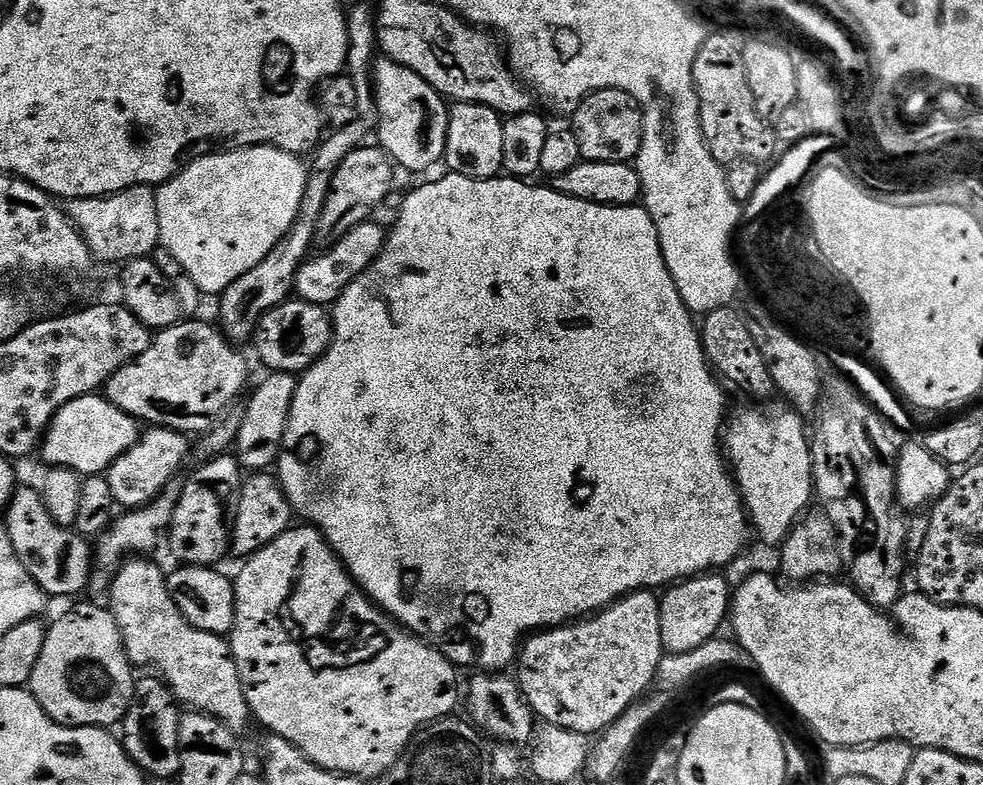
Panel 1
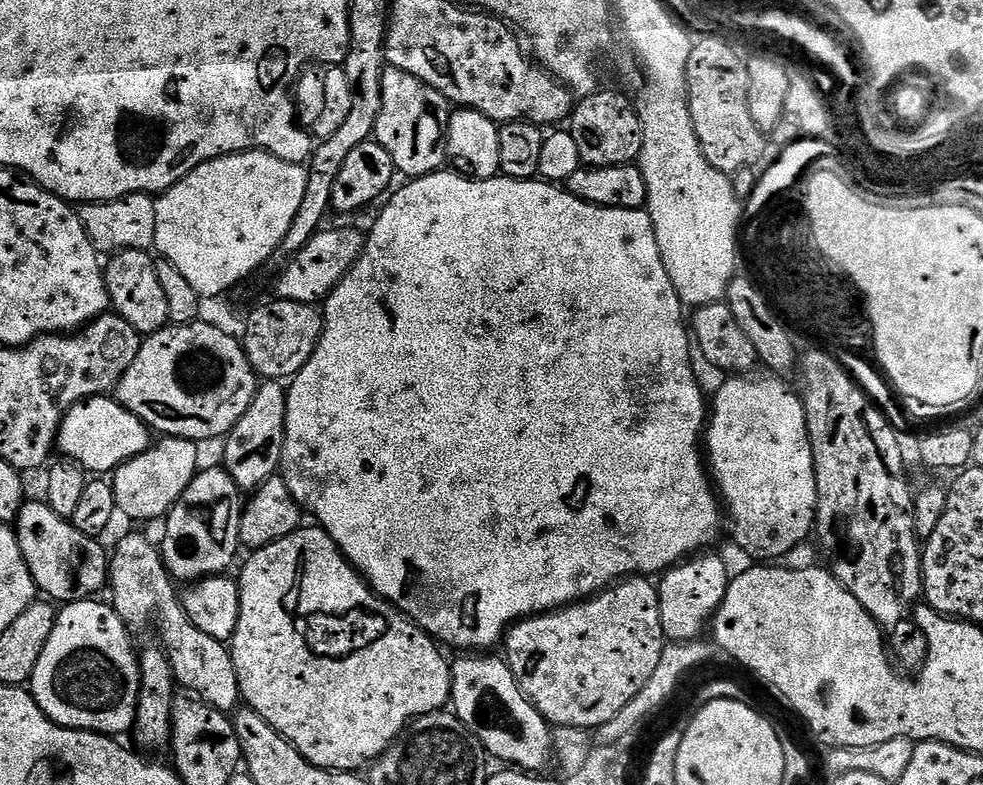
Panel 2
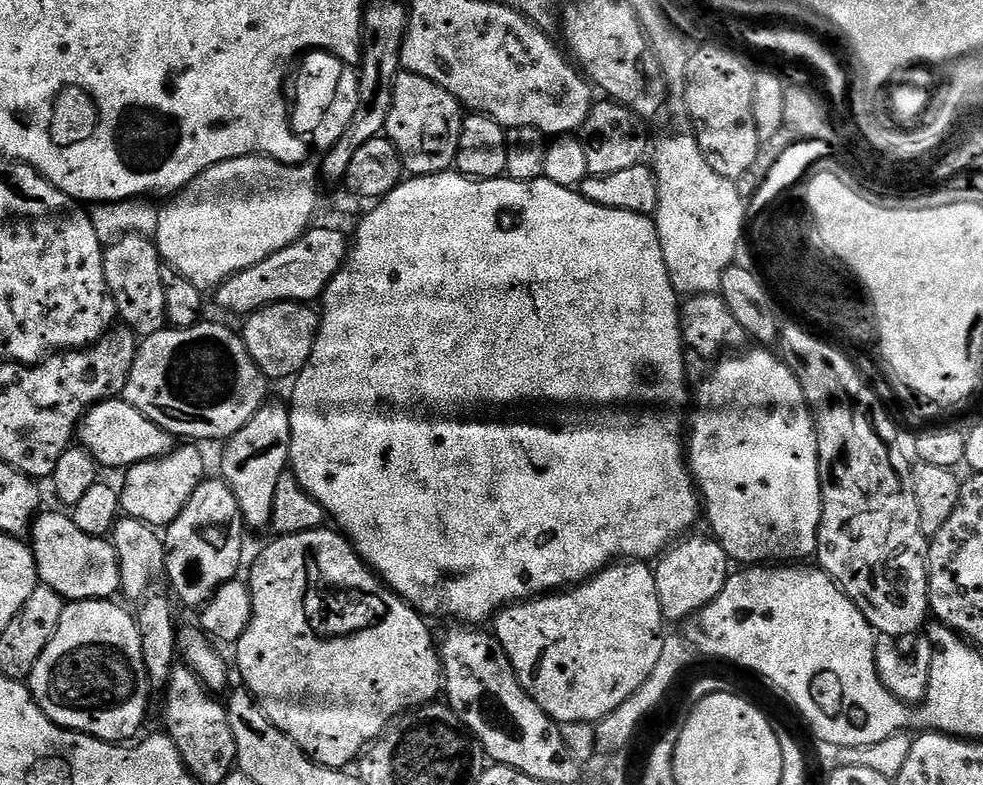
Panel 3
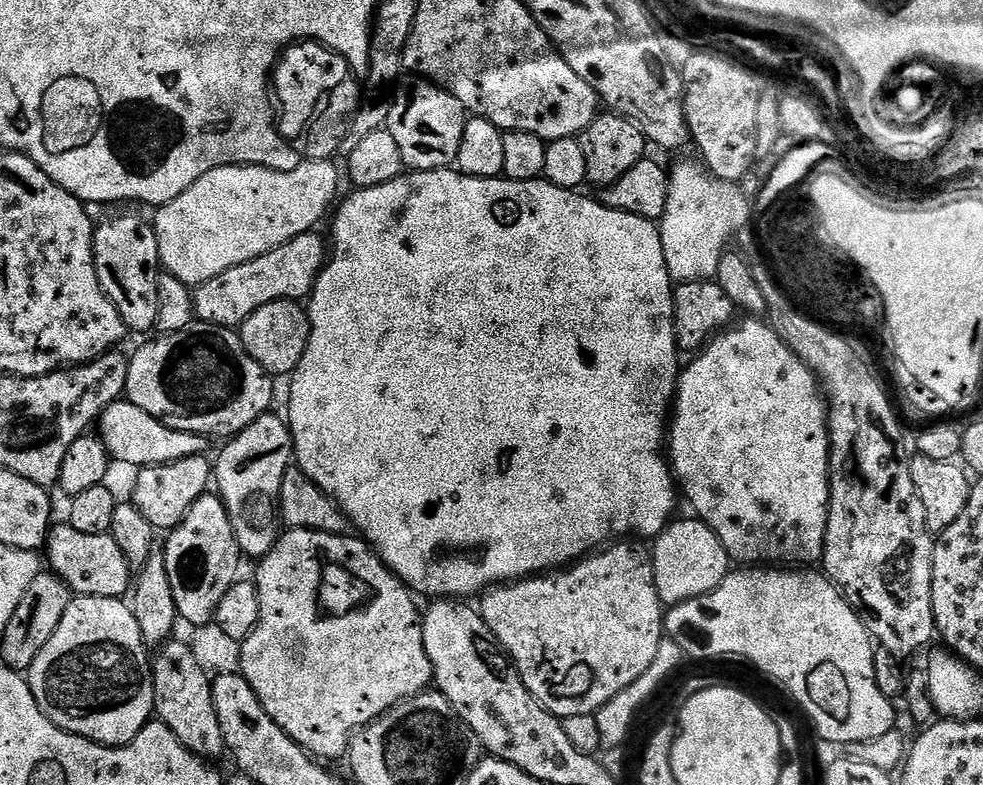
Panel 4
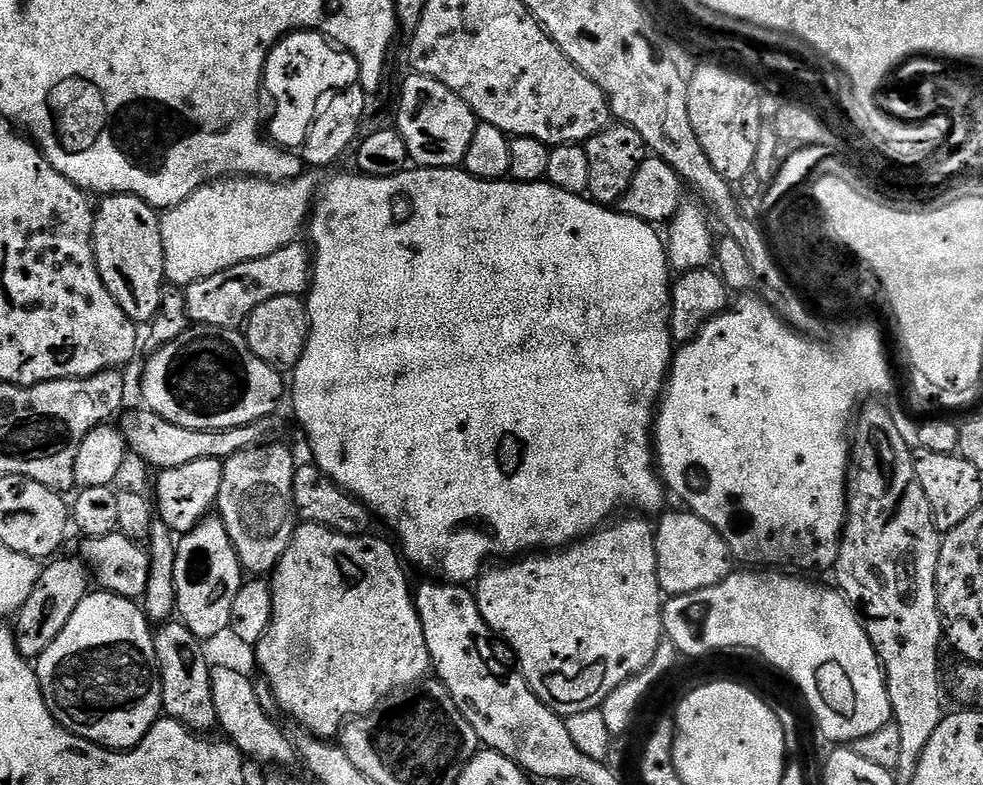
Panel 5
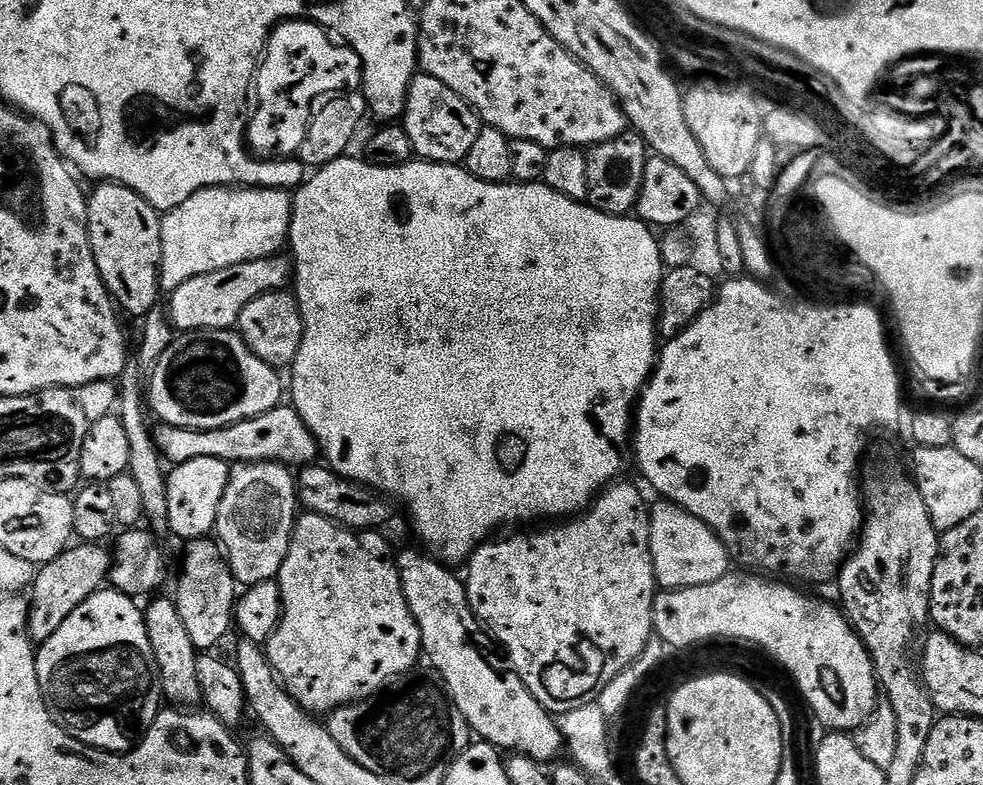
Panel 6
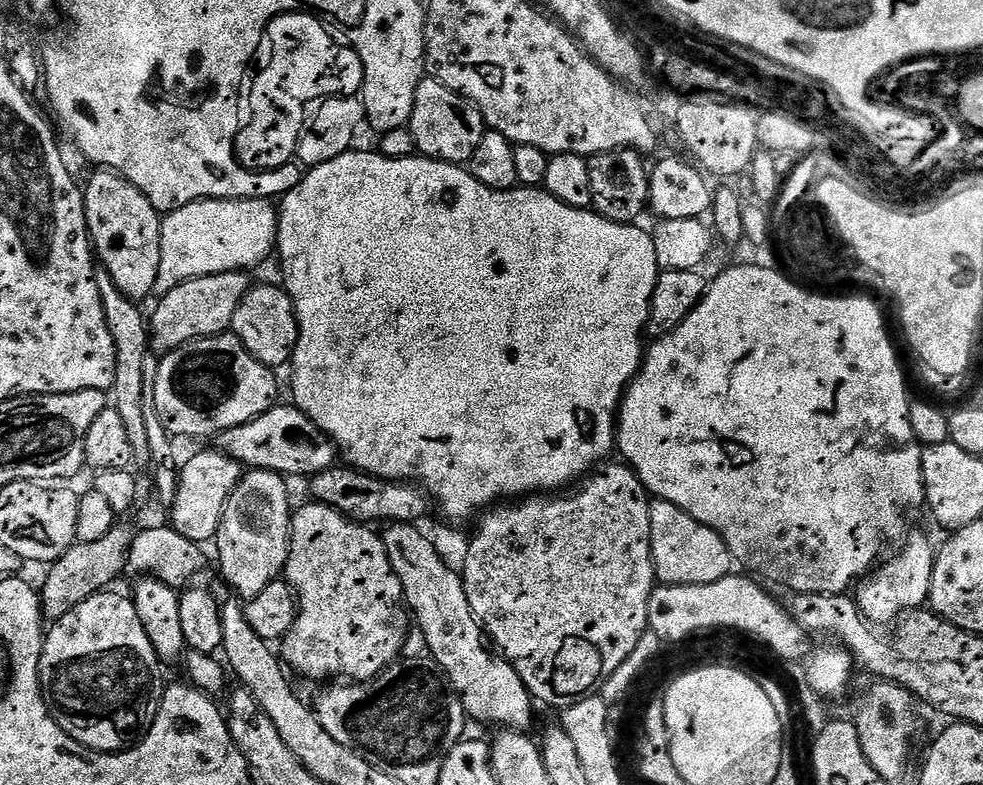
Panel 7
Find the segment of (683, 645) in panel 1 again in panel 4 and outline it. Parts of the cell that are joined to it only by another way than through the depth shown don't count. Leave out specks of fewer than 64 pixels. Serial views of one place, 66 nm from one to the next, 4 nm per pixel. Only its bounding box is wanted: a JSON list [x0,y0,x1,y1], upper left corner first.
[651,518,730,606]

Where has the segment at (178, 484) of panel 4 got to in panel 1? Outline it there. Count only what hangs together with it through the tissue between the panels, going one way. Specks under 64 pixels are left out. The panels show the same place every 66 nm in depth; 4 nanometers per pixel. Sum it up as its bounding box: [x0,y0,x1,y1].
[106,427,189,509]

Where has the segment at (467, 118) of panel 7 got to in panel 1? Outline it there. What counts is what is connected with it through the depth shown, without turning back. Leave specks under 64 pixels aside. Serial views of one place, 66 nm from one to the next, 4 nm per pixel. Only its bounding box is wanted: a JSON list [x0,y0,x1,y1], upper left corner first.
[372,58,449,172]

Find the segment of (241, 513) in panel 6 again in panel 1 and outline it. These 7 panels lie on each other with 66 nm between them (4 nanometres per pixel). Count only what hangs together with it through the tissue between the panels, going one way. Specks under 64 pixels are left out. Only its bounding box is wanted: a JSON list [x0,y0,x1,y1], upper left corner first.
[234,372,297,473]

